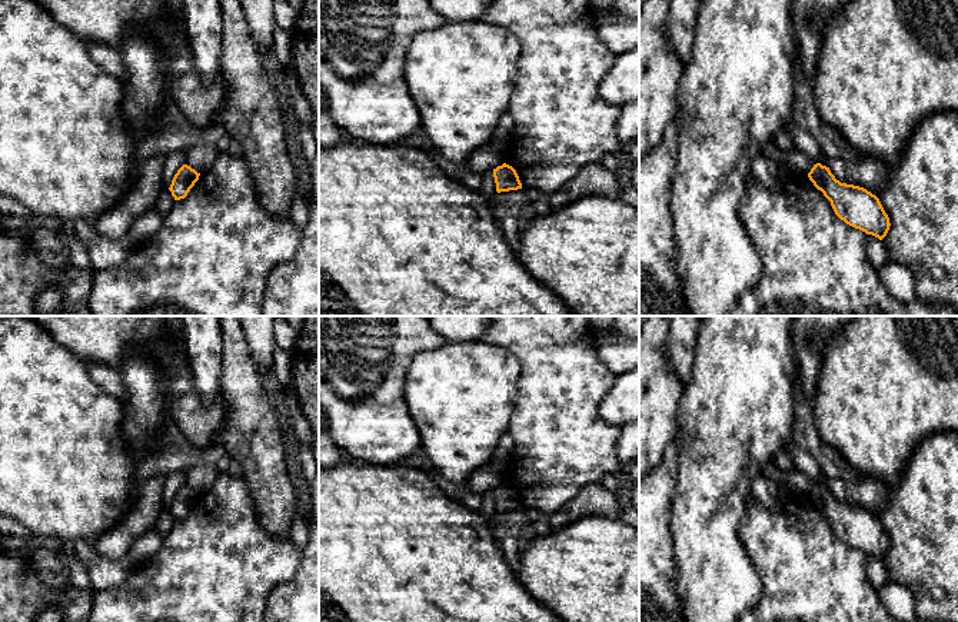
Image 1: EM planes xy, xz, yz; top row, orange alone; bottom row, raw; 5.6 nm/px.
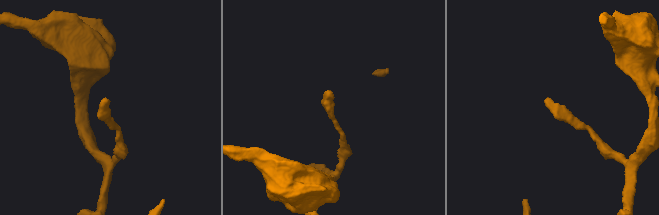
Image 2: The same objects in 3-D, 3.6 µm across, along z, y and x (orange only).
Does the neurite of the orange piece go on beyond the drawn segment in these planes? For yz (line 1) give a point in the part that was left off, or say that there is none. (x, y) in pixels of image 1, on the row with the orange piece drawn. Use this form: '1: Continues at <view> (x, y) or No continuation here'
1: No continuation here

